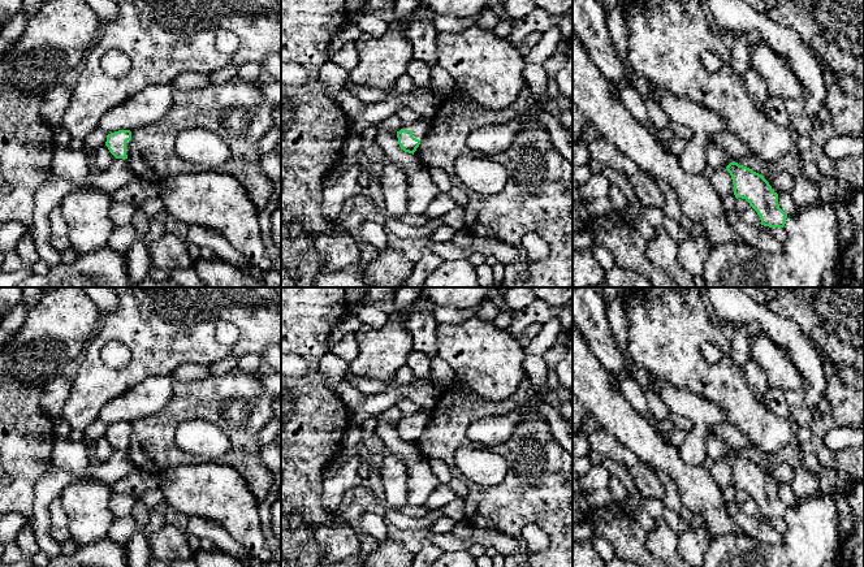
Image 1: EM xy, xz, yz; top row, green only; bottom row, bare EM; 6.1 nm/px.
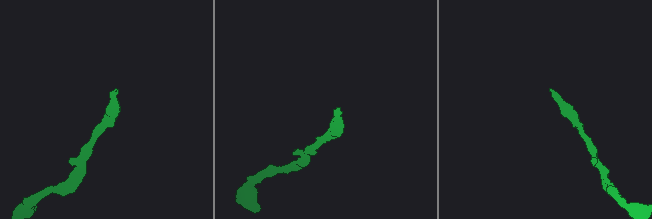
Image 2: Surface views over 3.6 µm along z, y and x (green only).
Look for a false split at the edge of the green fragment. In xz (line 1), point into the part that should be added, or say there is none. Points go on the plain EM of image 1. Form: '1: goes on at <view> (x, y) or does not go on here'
1: goes on at xz (419, 419)

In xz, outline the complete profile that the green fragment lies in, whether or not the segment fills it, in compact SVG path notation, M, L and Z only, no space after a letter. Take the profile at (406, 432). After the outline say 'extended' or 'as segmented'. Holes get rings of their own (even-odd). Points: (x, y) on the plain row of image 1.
M420 408L415 414L406 415L397 423L398 436L405 443L412 445L419 438L429 421L431 408Z; extended

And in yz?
M733 453L726 458L730 464L735 489L746 490L757 503L761 516L783 519L787 505L778 495L778 485L773 482L764 467Z; as segmented

